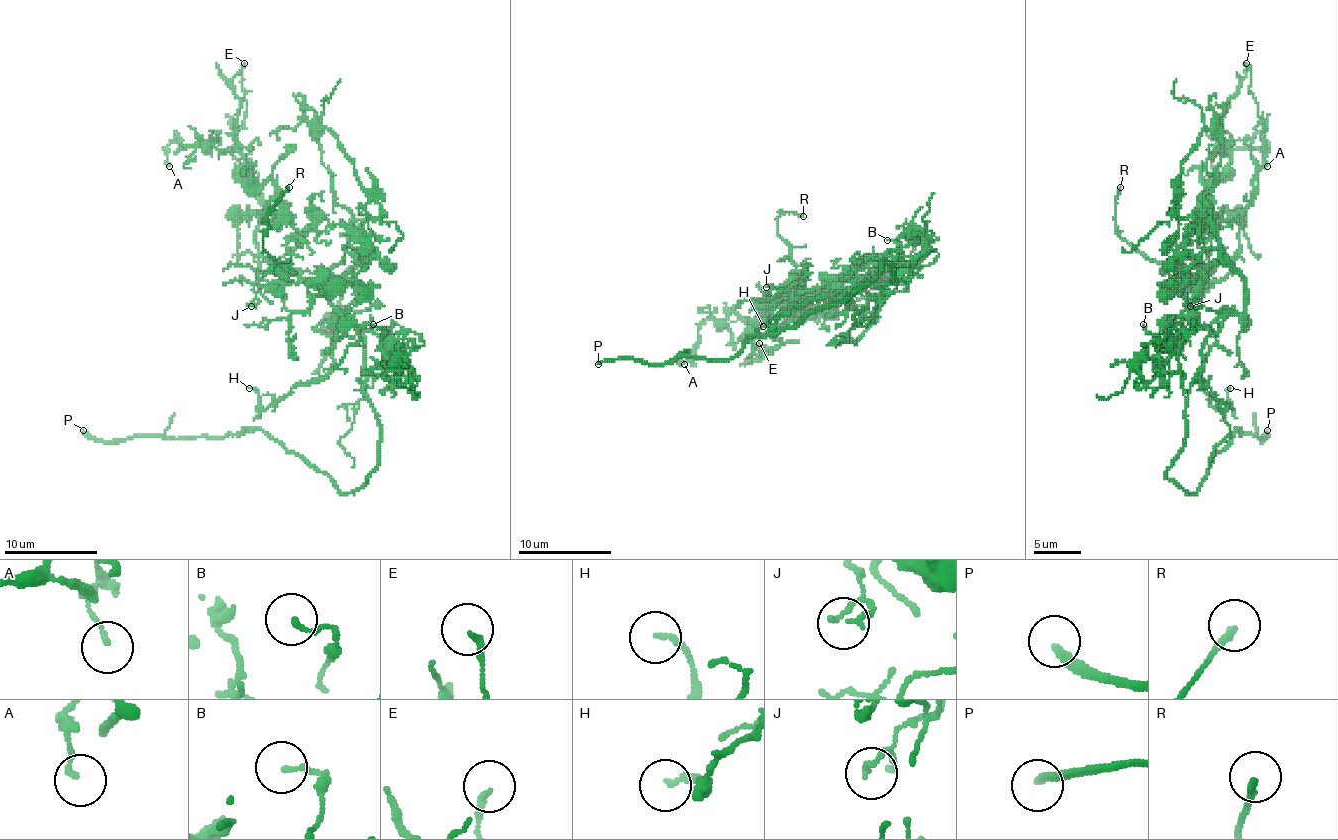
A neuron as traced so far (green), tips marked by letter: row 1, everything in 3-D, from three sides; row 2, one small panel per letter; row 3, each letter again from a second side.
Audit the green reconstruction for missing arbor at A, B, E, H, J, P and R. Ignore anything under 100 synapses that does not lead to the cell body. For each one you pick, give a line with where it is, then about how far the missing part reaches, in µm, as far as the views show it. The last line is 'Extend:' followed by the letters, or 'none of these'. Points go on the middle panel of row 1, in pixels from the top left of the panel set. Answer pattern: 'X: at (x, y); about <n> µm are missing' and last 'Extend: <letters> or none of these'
P: at (598, 364); about 45 µm are missing
Extend: P

